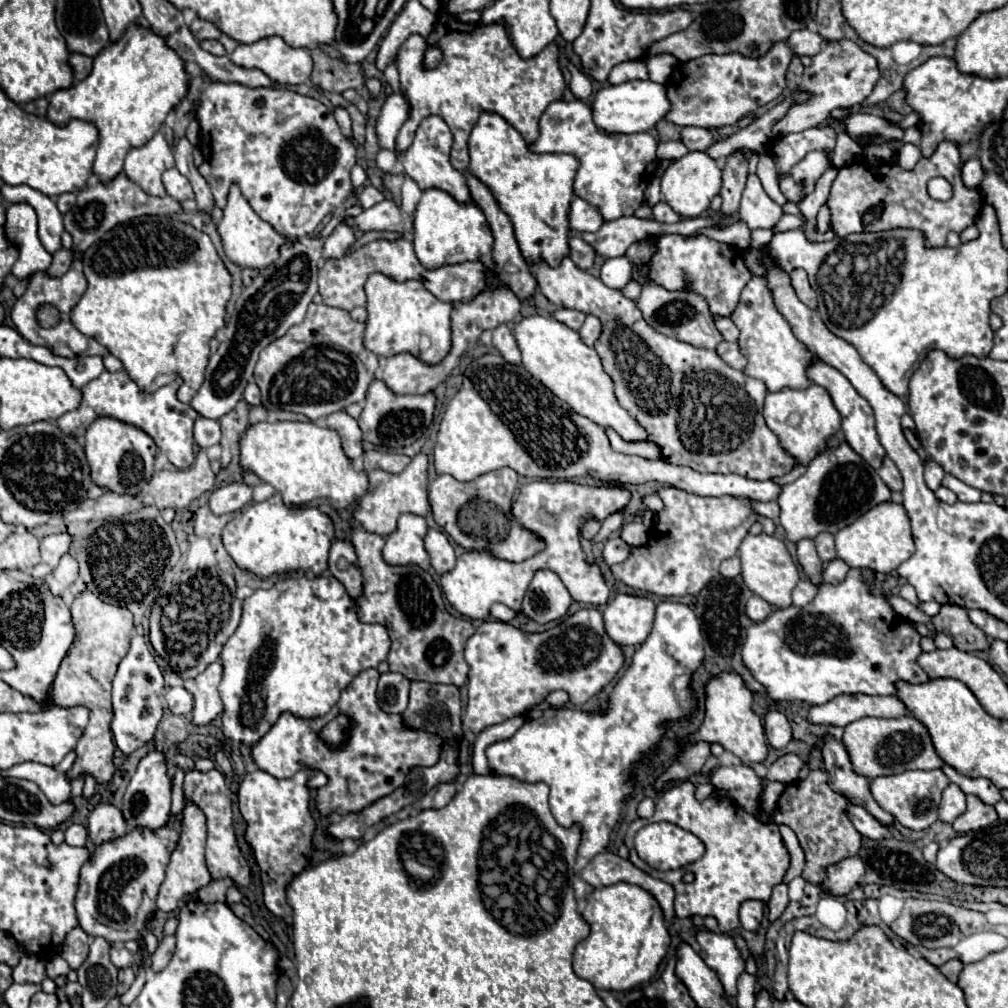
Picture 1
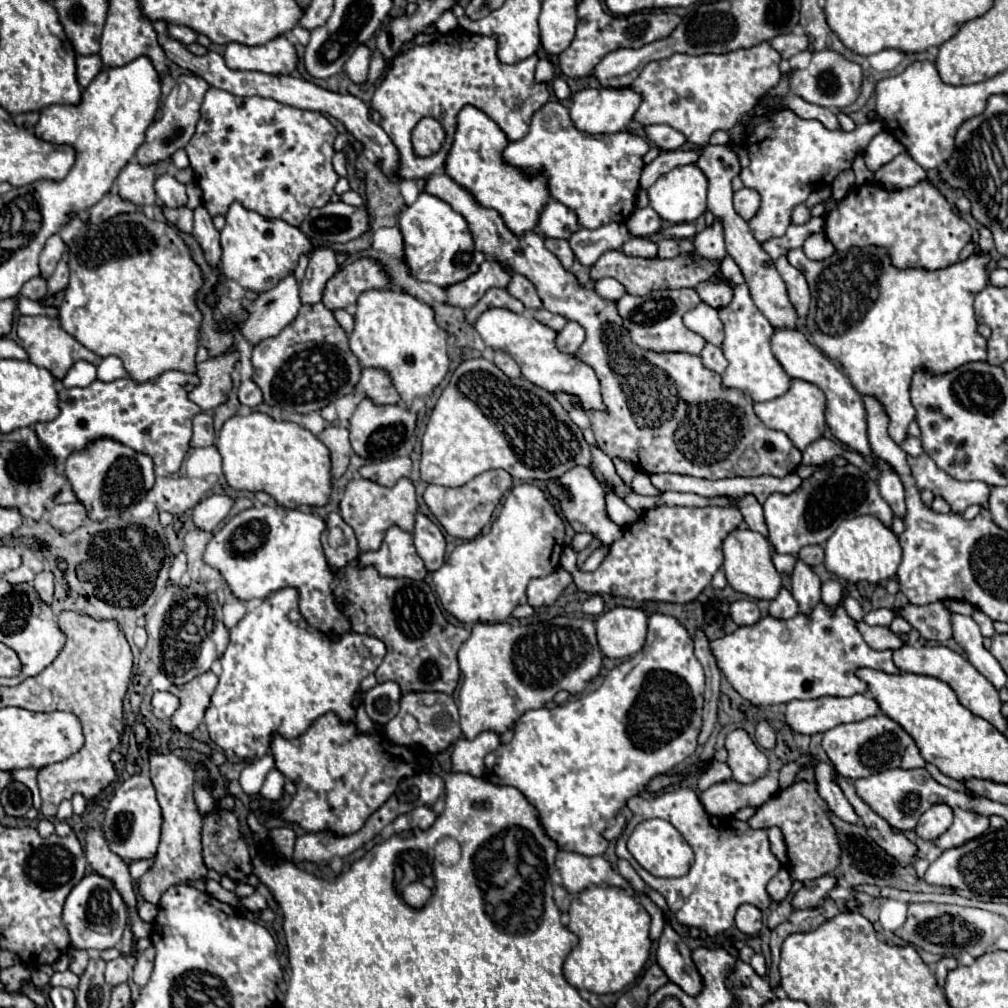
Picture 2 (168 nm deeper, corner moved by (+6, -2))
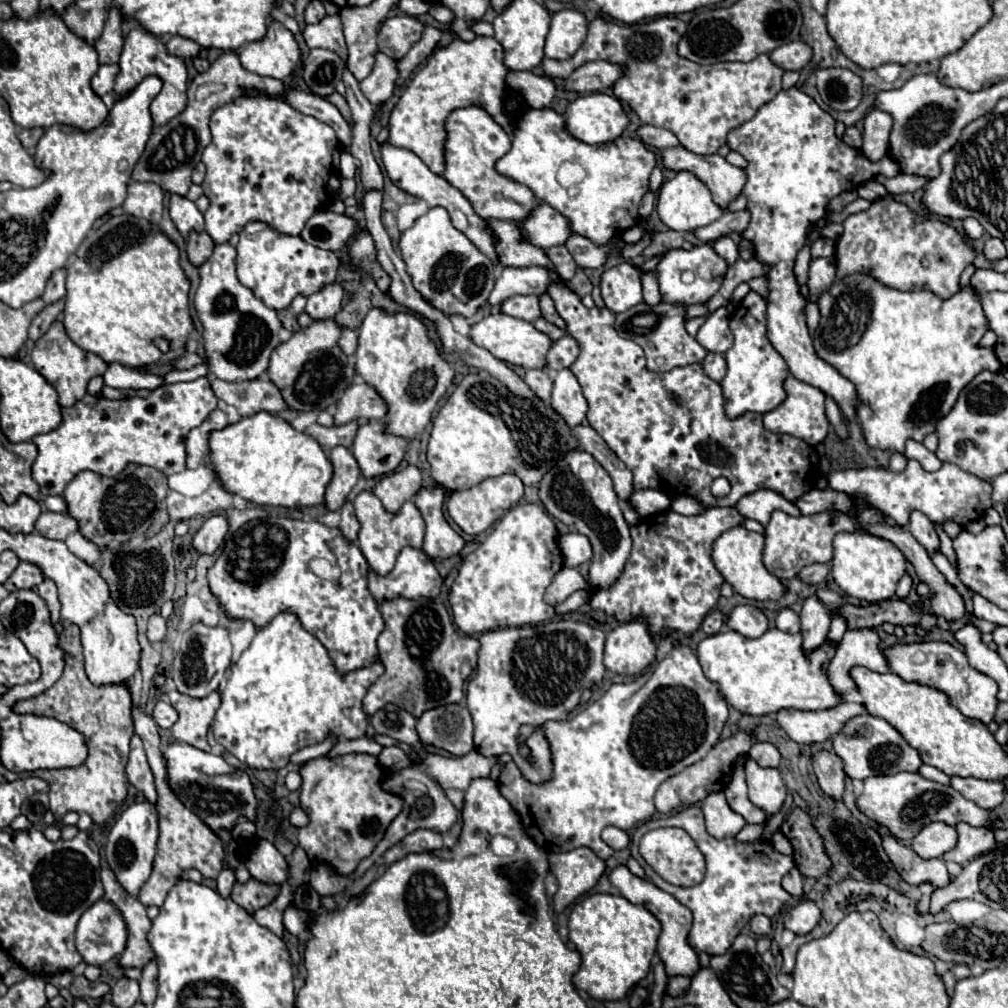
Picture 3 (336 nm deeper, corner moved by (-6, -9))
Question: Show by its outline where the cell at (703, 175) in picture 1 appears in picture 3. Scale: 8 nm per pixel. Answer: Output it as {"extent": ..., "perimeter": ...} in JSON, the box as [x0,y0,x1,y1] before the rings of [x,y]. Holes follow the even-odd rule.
{"extent":[657,171,723,231],"perimeter":[[[687,171],[677,173],[673,179],[661,185],[661,189],[657,191],[657,213],[661,221],[673,231],[693,231],[717,221],[723,215],[723,211],[713,203],[707,185],[703,185],[703,181]]]}

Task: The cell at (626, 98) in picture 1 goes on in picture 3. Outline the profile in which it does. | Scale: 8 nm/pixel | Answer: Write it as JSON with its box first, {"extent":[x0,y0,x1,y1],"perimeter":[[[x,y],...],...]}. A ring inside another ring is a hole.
{"extent":[565,93,629,145],"perimeter":[[[607,93],[577,97],[567,107],[565,121],[567,131],[589,145],[613,141],[629,127],[629,115],[621,107],[619,99]]]}

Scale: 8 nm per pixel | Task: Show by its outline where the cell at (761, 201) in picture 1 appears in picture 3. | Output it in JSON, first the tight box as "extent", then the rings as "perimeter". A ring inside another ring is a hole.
{"extent":[693,209,751,243],"perimeter":[[[749,209],[735,211],[735,213],[725,211],[721,219],[713,221],[711,225],[705,225],[705,227],[695,229],[693,233],[695,233],[703,243],[711,243],[711,241],[719,239],[721,235],[727,235],[727,233],[741,233],[741,231],[749,225],[749,221],[751,221]]]}

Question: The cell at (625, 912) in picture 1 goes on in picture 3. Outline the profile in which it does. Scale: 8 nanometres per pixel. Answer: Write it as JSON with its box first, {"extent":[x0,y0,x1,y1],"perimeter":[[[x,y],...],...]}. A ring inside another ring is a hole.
{"extent":[569,893,661,1001],"perimeter":[[[593,893],[583,897],[571,911],[569,917],[569,939],[575,943],[575,949],[581,953],[581,967],[573,975],[573,985],[581,991],[587,991],[593,999],[599,1001],[617,1001],[629,995],[629,991],[647,977],[651,969],[651,959],[657,953],[657,939],[661,933],[661,923],[651,911],[643,905],[633,905],[621,895]]]}

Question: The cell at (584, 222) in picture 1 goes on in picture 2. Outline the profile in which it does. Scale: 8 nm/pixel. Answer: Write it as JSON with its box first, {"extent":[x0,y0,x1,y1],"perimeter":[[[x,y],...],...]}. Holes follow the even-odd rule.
{"extent":[537,200,579,238],"perimeter":[[[551,200],[539,216],[539,224],[537,224],[537,232],[545,238],[569,238],[575,230],[579,230],[579,222],[575,218],[575,214],[571,214],[571,210],[567,210],[567,206],[563,206],[561,202]]]}

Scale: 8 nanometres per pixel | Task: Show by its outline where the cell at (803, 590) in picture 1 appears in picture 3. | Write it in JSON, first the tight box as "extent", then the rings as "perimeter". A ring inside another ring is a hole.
{"extent":[775,607,799,633],"perimeter":[[[785,607],[783,611],[779,611],[775,623],[781,631],[787,631],[787,633],[797,633],[799,631],[799,615],[791,607]]]}

